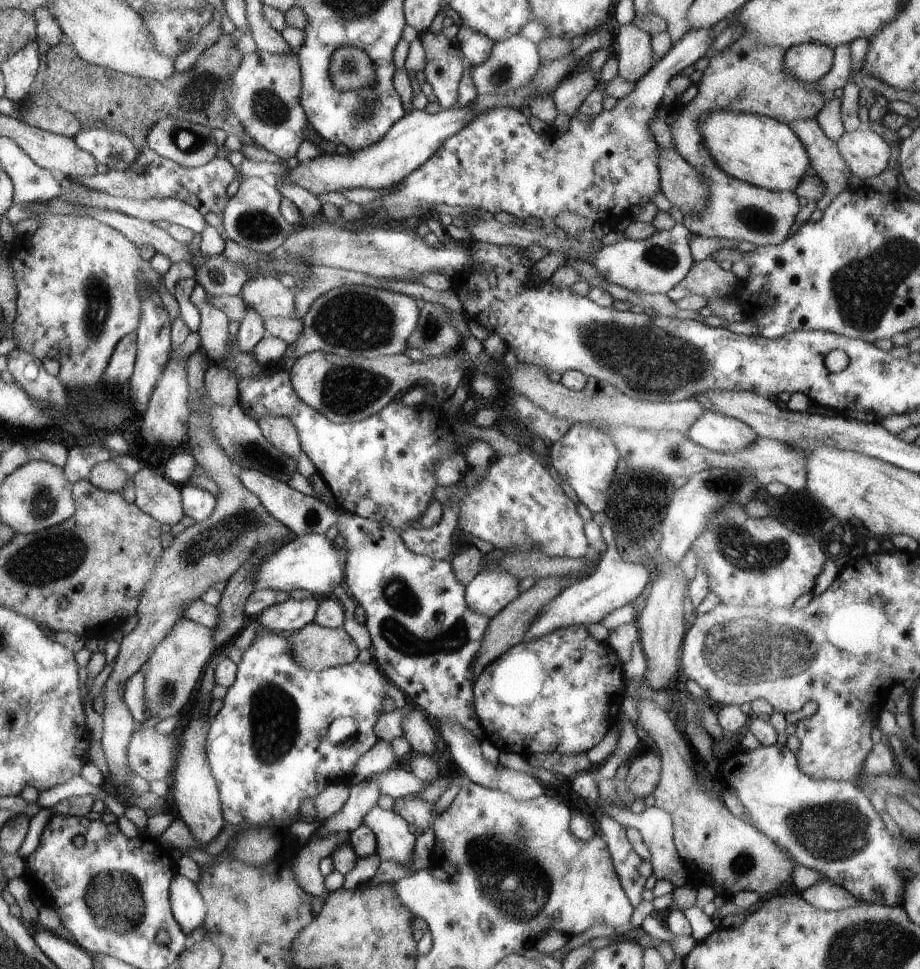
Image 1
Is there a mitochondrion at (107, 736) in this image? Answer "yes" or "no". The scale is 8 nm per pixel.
no

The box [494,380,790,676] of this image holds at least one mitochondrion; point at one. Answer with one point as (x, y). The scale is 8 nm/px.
(719, 484)

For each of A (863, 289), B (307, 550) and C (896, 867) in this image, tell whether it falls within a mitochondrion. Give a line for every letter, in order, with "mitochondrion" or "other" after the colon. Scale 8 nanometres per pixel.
A: mitochondrion
B: other
C: other

